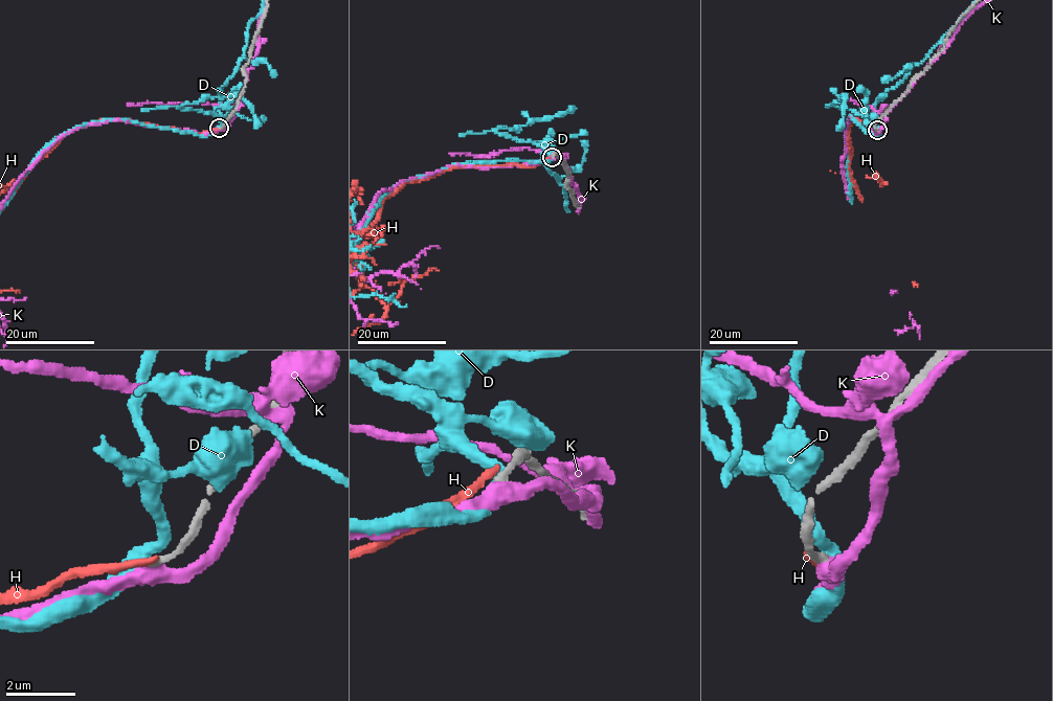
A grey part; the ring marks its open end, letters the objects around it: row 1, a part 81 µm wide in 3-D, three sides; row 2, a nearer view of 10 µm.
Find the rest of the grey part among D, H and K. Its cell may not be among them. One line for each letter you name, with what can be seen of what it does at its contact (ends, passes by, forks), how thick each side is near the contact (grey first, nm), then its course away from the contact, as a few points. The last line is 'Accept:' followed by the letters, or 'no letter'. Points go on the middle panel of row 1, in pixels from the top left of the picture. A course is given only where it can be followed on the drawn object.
Accept: no letter

